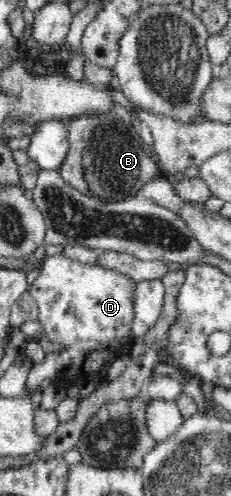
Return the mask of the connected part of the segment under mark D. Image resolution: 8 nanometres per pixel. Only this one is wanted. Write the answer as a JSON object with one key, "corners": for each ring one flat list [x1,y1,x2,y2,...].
{"corners":[[63,253,49,255,42,263,42,270,35,278,31,286,31,296,35,298,38,305,38,320,45,330,45,340,57,345,63,345,65,351,61,353,49,353,45,355,44,361,33,365,27,379,24,393,33,393,43,381,52,382,51,386,57,383,64,383,65,386,72,384,84,385,90,380,97,378,104,379,107,370,121,356,127,355,125,349,132,342,135,342,132,333,135,320,135,281,129,276,105,269,97,263,81,263,77,259,71,259]]}

